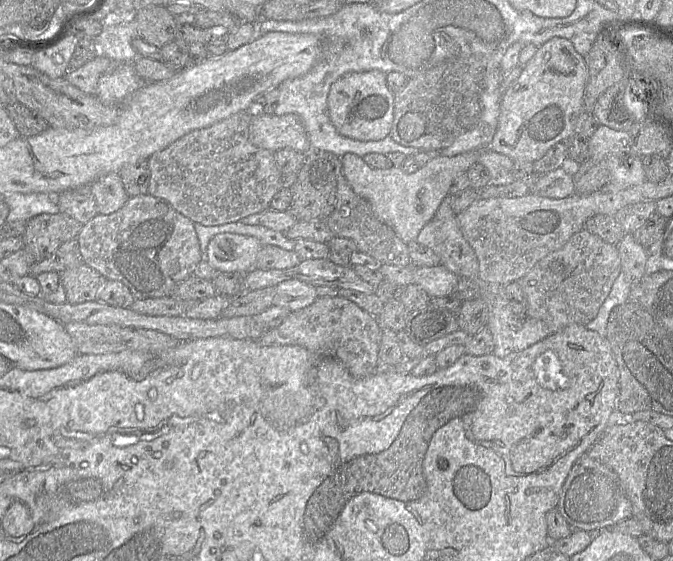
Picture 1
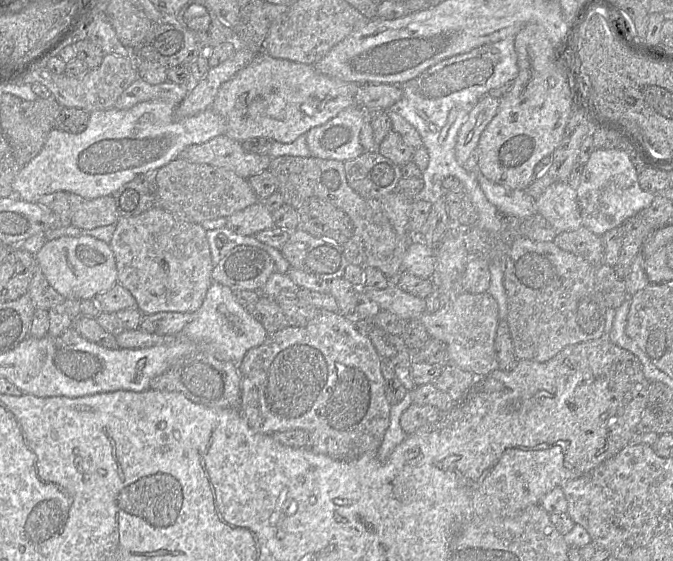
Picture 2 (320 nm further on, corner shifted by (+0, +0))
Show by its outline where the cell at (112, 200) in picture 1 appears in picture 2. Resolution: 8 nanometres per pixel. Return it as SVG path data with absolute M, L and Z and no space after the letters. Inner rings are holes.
M68 193L71 209L71 225L74 230L91 230L100 226L115 224L119 219L112 195L86 199Z

